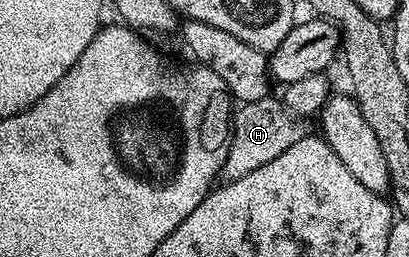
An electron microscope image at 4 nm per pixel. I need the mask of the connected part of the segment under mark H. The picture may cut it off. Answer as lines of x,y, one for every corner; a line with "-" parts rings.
273,95
265,96
257,101
242,104
232,116
230,143
227,145
226,159
223,163
222,176
227,181
236,181
250,171
265,166
272,159
277,159
282,152
309,135
308,122
288,112
282,100

